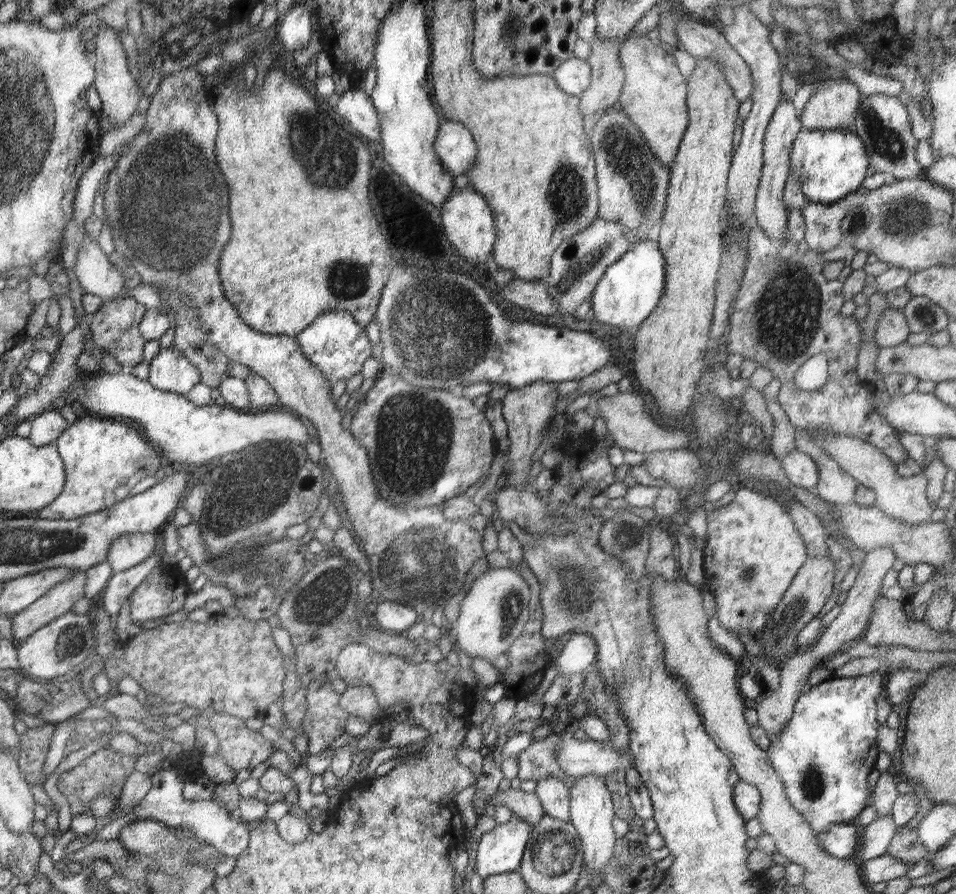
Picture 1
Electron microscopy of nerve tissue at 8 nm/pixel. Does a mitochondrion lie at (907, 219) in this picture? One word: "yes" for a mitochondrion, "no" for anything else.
yes

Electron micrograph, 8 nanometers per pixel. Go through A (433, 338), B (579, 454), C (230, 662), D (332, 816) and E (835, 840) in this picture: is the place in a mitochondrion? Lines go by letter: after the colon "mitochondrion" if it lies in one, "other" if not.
A: mitochondrion
B: other
C: other
D: other
E: other

